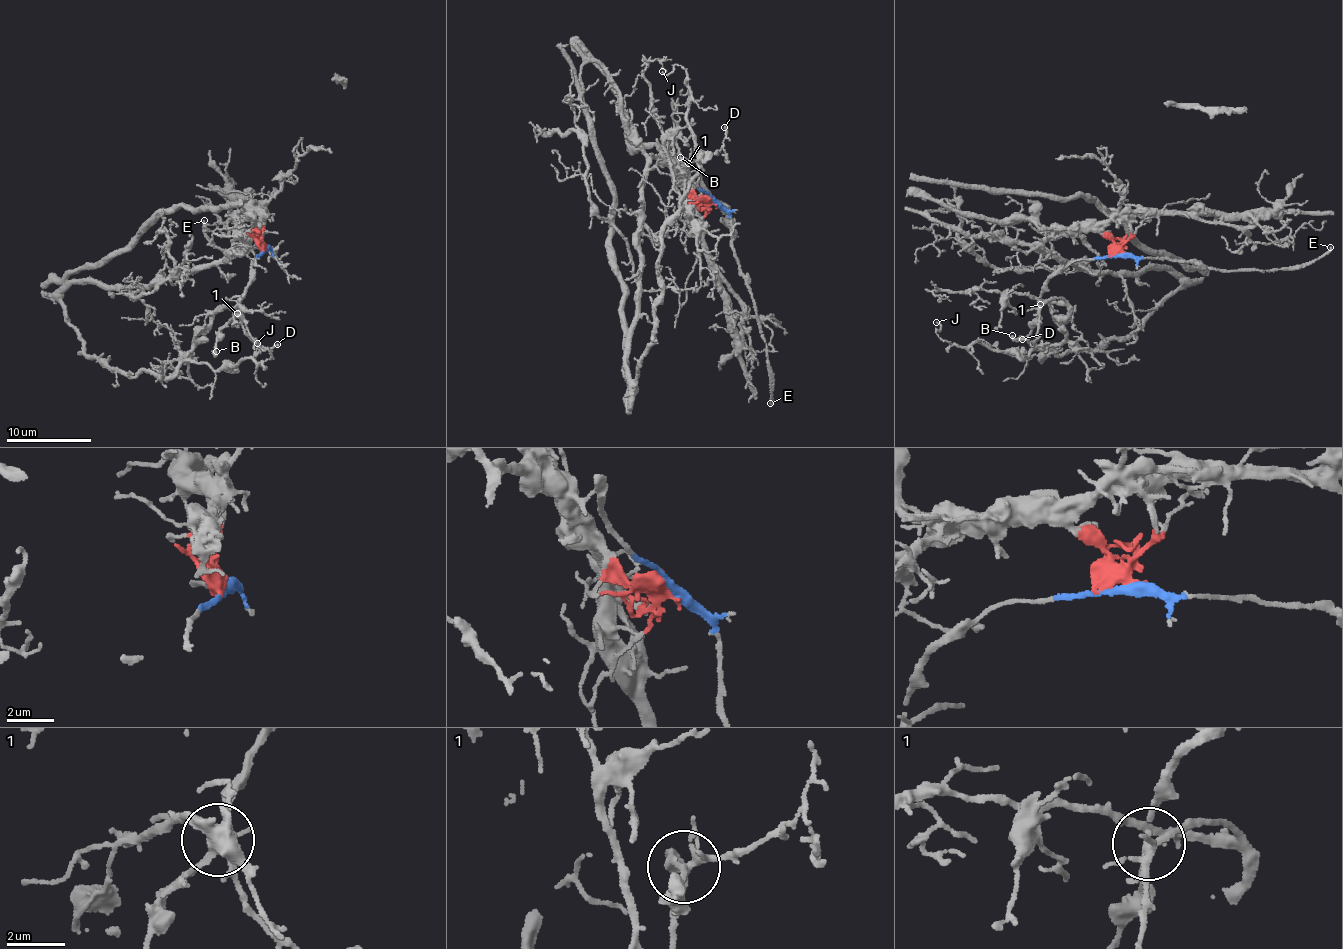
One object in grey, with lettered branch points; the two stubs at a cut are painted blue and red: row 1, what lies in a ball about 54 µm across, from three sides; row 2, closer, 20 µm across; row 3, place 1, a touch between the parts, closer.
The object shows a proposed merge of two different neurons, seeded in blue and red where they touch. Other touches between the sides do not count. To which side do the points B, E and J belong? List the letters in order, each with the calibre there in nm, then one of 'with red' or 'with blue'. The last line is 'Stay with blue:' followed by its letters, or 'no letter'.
B: 200 nm thick; with blue
E: 200 nm thick; with blue
J: 100 nm thick; with red
Stay with blue: B, E

